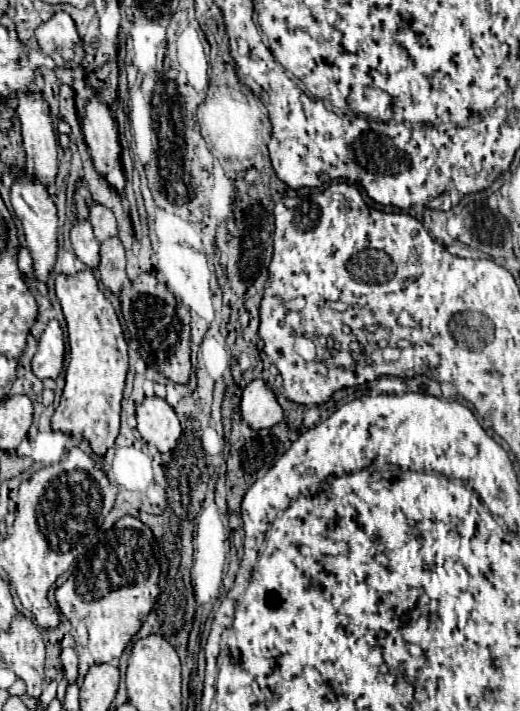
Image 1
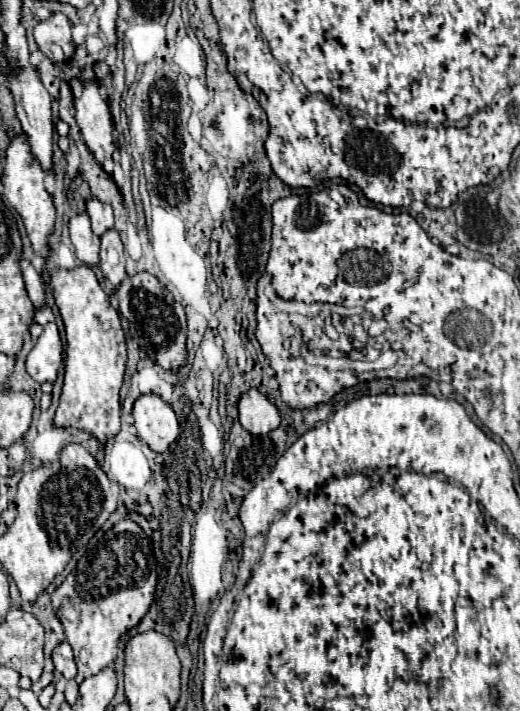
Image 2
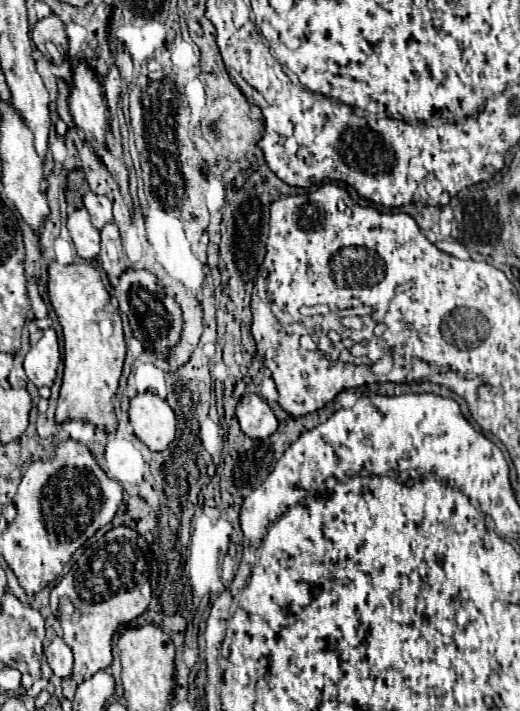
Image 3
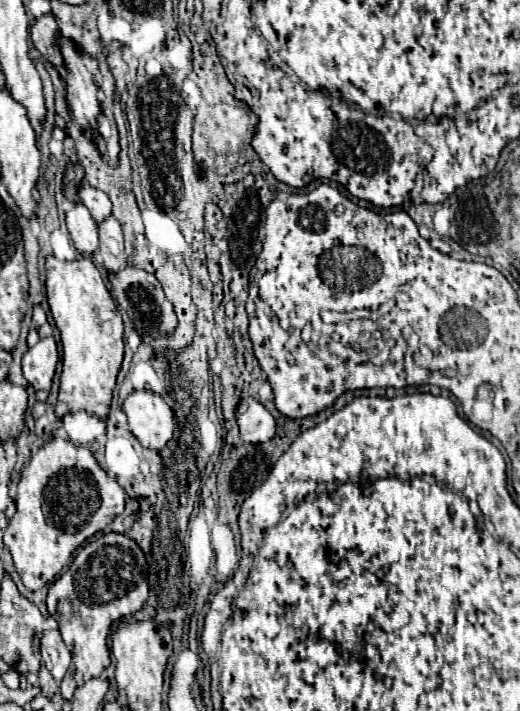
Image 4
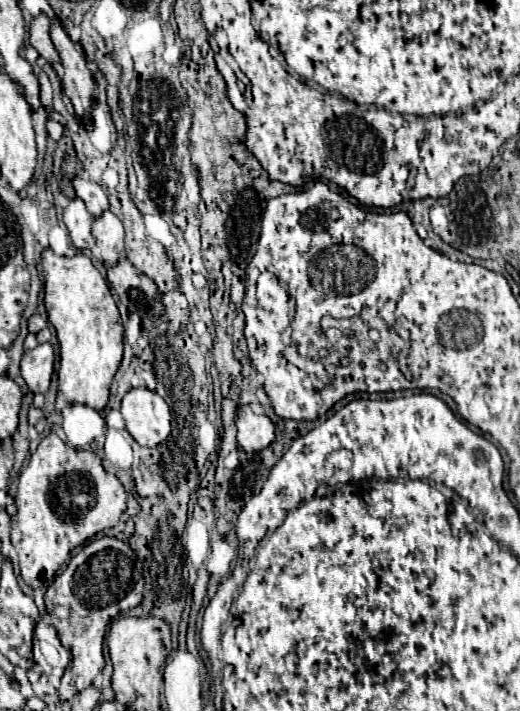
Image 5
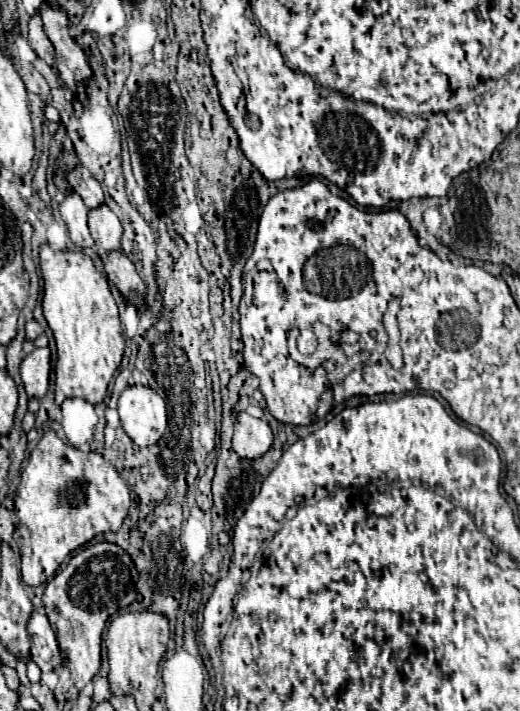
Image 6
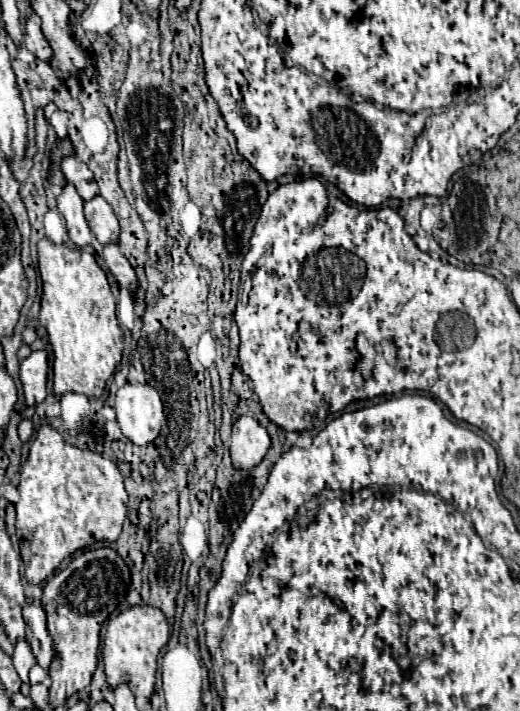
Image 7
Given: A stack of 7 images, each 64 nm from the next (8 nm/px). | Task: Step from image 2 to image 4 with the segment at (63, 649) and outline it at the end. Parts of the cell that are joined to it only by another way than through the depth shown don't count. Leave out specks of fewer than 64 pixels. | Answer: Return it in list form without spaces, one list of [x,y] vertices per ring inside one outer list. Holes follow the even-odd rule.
[[[58,630],[44,632],[40,652],[42,652],[42,660],[44,660],[46,668],[50,670],[50,674],[54,676],[54,680],[60,682],[64,678],[64,674],[68,672],[72,656],[70,656],[70,650],[66,648],[66,644],[62,642],[62,636]]]

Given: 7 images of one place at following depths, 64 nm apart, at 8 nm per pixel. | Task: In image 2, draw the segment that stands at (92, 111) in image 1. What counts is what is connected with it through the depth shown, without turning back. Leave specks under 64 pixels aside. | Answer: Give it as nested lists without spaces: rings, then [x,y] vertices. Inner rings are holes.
[[[96,82],[84,84],[82,98],[74,100],[74,106],[76,106],[76,122],[96,162],[112,158],[112,154],[116,152],[116,142],[112,136],[114,124],[110,104],[104,98],[100,86]]]

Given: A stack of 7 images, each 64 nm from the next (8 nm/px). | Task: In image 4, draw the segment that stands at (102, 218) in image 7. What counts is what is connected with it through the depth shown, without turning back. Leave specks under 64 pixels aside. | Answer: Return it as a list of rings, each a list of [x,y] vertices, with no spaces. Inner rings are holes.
[[[114,216],[106,218],[102,224],[98,224],[100,232],[100,256],[104,260],[104,268],[110,272],[124,270],[128,266],[126,262],[126,252],[124,252],[124,238],[122,238],[122,228],[116,222]]]

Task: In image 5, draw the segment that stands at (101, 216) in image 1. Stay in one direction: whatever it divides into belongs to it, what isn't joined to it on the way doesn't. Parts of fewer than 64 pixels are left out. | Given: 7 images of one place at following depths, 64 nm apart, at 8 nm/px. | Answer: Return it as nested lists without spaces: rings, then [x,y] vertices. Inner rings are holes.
[[[86,172],[78,174],[78,176],[72,180],[72,184],[74,184],[76,196],[82,198],[82,202],[86,204],[86,208],[90,210],[92,216],[98,216],[98,214],[102,214],[104,210],[110,208],[108,196],[104,194],[104,190],[102,190],[98,184],[94,184],[94,182],[88,180]]]

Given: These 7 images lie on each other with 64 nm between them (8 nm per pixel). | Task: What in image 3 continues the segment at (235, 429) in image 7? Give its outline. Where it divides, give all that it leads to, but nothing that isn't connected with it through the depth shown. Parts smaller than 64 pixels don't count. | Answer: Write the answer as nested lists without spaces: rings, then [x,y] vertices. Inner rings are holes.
[[[252,392],[244,394],[242,400],[238,402],[236,416],[242,432],[254,440],[268,438],[278,428],[278,420],[272,408],[258,394],[252,394]]]

